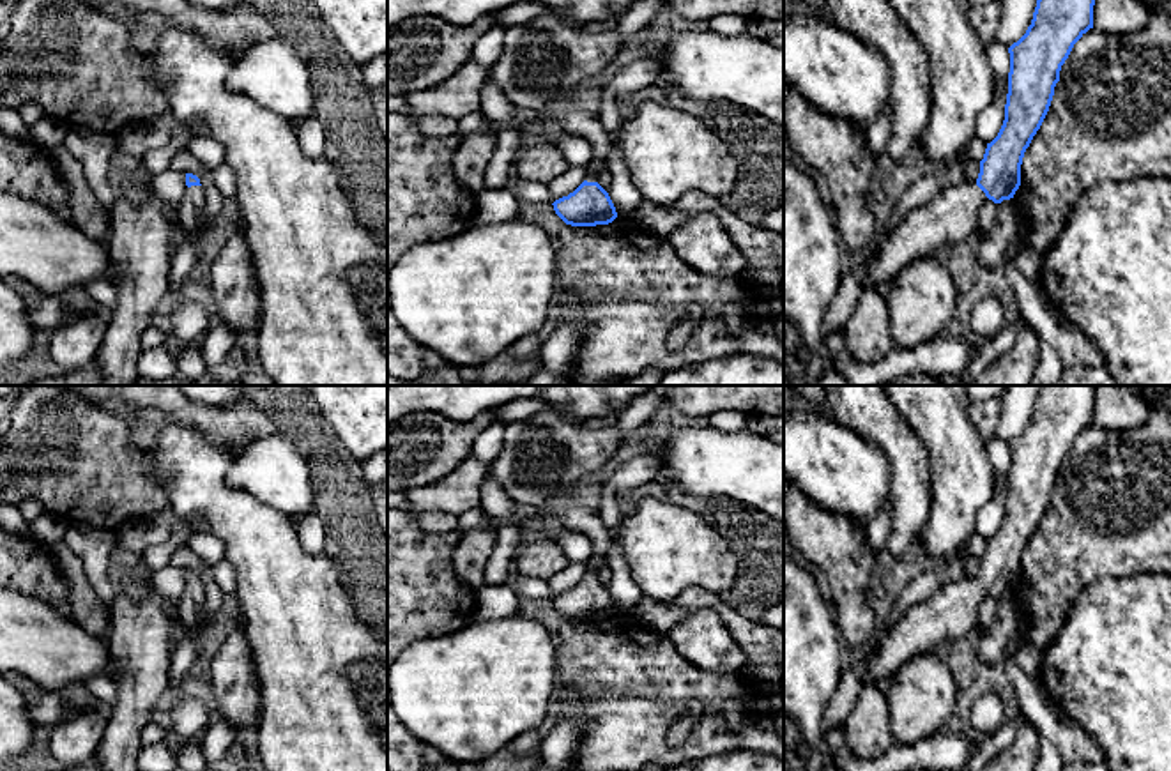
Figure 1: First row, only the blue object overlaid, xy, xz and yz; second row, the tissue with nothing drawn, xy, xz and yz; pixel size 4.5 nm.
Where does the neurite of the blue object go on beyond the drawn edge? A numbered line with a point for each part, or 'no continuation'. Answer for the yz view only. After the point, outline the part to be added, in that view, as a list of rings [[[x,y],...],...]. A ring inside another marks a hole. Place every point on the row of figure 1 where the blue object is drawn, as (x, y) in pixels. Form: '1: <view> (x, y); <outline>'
1: yz (949, 218); [[[964,180],[913,209],[876,251],[865,251],[865,286],[893,281],[915,260],[978,233],[978,214],[985,200],[976,182]]]

